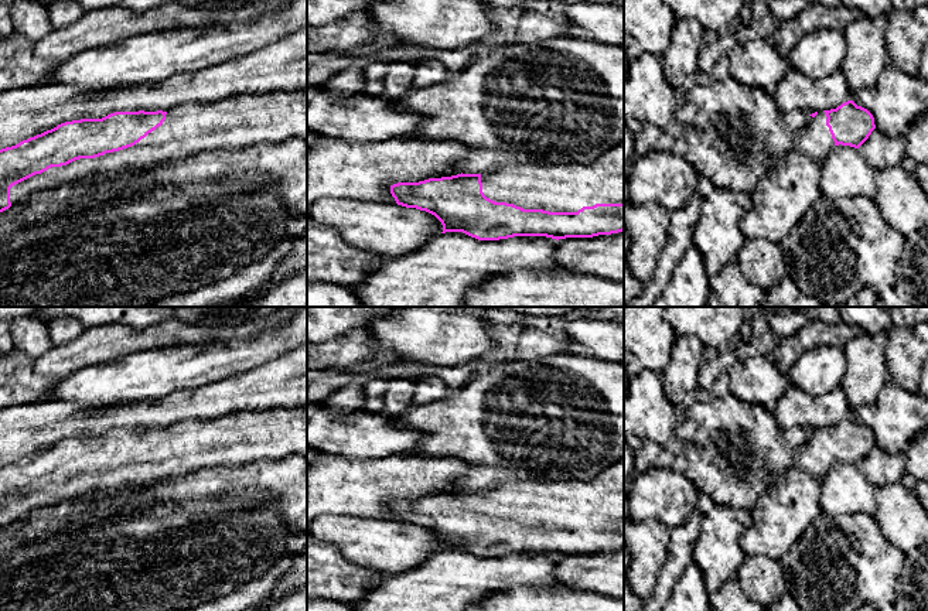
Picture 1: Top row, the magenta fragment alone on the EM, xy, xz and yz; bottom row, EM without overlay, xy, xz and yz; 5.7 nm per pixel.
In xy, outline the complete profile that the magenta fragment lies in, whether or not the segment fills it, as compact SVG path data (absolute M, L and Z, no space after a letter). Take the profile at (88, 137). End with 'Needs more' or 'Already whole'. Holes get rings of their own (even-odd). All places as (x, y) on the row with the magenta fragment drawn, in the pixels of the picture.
M307 89L235 95L214 103L185 103L168 112L115 112L102 119L65 122L0 150L0 212L62 184L177 161L207 150L246 149L291 137L307 139Z. Needs more

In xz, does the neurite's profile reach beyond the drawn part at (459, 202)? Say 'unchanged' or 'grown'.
grown

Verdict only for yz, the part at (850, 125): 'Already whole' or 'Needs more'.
Needs more

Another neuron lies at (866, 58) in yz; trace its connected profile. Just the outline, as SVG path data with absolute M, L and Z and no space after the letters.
M863 14L843 31L847 41L847 52L842 64L842 72L852 95L874 85L890 64L884 35L887 27L887 14L876 18Z

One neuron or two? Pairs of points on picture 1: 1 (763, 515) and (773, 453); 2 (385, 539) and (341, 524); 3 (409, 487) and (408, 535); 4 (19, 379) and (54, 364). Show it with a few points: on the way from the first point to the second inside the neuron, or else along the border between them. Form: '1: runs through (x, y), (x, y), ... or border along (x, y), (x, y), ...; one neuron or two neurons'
1: border along (791, 467), (757, 499), (750, 511); two neurons
2: runs through (374, 539), (358, 539), (352, 535); one neuron
3: border along (362, 516), (395, 521); two neurons
4: runs through (27, 379), (45, 371); one neuron

